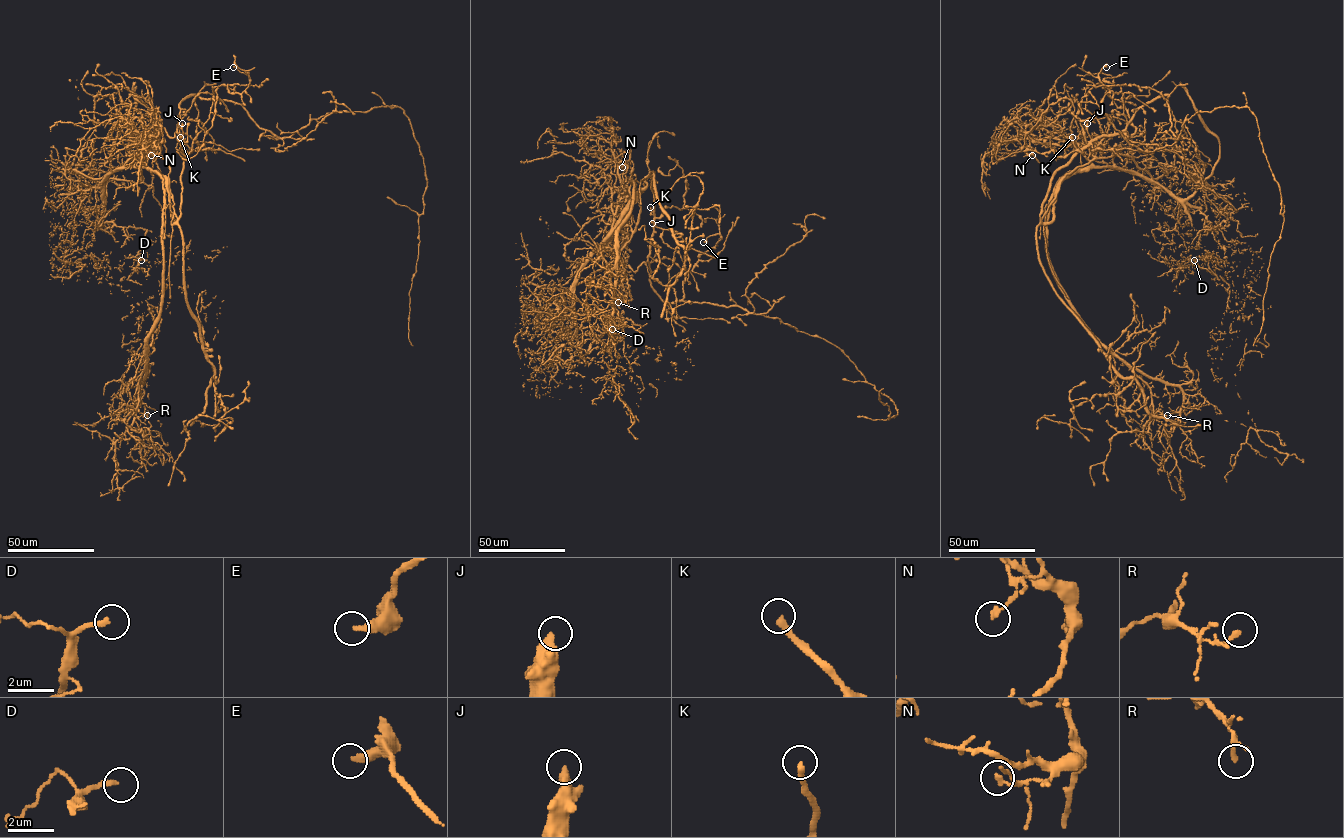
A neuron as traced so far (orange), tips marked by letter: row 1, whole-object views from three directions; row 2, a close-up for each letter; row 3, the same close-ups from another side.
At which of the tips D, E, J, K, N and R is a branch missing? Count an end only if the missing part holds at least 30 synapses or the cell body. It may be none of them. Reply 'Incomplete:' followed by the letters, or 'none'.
Incomplete: D, E, K

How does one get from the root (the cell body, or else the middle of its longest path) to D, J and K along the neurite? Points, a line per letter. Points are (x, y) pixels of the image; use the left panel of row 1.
D: (181, 184), (178, 218), (160, 174), (104, 179), (98, 227), (120, 226), (125, 257), (141, 260)
J: (181, 184), (182, 123)
K: (181, 184), (183, 149), (180, 137)

